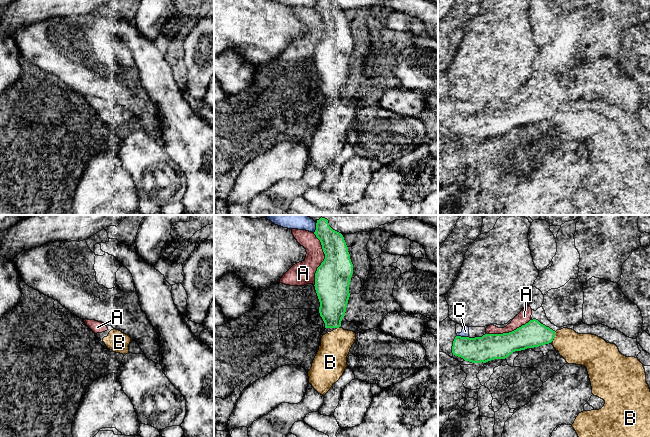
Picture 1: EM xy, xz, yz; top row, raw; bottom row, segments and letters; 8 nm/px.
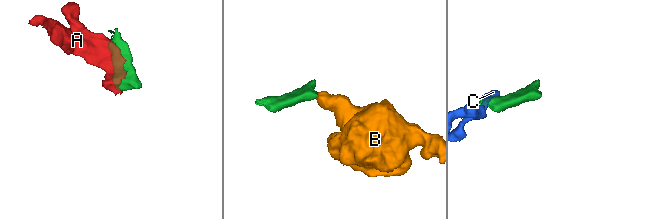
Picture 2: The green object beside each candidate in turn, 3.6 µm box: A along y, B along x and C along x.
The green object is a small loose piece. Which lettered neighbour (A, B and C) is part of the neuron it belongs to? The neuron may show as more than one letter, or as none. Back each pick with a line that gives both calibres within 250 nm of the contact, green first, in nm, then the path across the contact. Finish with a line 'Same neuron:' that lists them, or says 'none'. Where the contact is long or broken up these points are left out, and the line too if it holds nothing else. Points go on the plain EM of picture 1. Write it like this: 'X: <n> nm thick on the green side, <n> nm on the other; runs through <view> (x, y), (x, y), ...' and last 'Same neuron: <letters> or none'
B: 200 nm thick on the green side, 260 nm on the other
Same neuron: B

